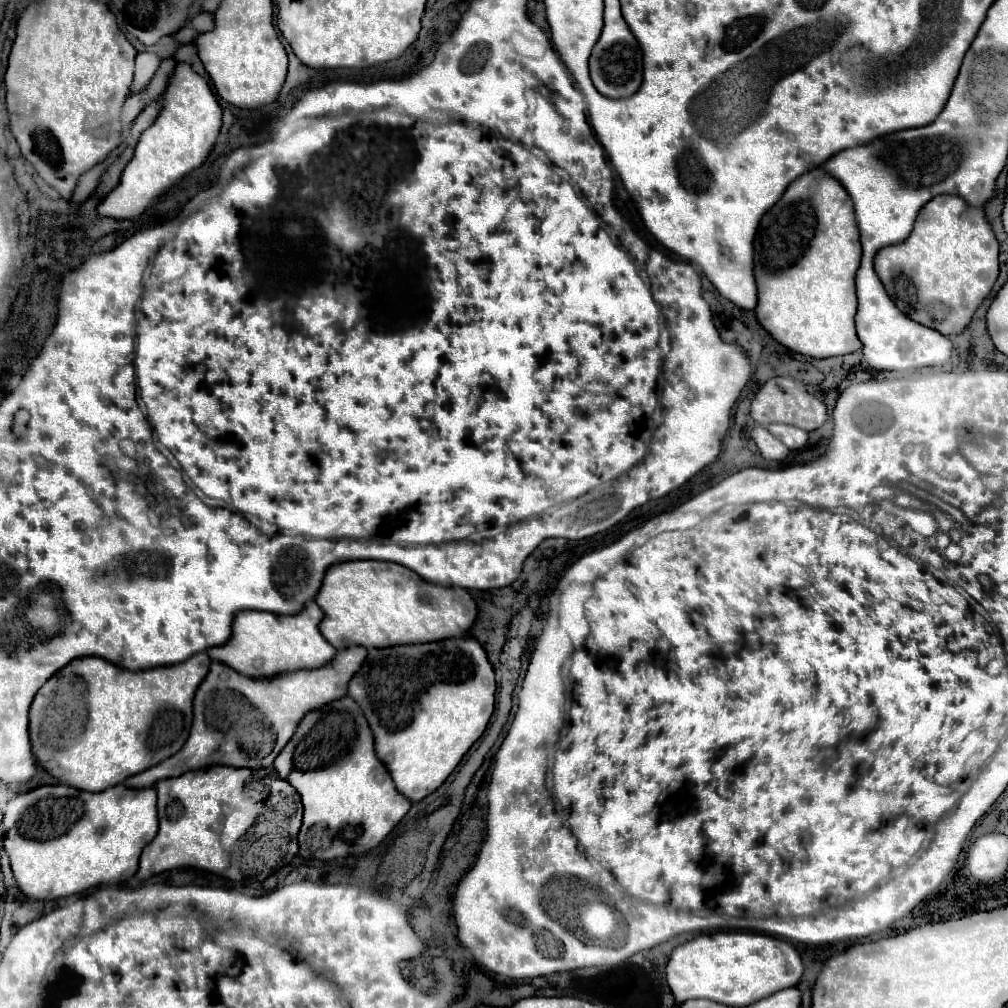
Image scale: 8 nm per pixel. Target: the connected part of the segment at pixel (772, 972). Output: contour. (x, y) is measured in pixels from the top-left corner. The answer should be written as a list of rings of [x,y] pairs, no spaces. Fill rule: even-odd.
[[[717,931],[702,933],[674,948],[666,982],[676,1002],[708,998],[732,1006],[750,1006],[778,990],[796,986],[802,976],[802,958],[796,948],[776,936],[752,932]]]

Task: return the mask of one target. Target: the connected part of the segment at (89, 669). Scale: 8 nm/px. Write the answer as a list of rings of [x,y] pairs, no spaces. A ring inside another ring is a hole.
[[[206,652],[176,666],[148,670],[128,670],[96,656],[72,660],[66,674],[76,674],[86,682],[88,718],[82,734],[66,746],[66,784],[88,792],[106,790],[176,754],[188,738],[194,692],[208,666]]]

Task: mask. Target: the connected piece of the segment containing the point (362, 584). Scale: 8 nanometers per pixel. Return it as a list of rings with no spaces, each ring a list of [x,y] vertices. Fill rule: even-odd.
[[[348,560],[332,564],[322,578],[322,586],[314,600],[324,610],[318,628],[338,650],[346,646],[382,648],[452,638],[466,634],[478,612],[476,602],[466,590],[430,584],[412,570],[406,570],[406,566],[380,560]]]

